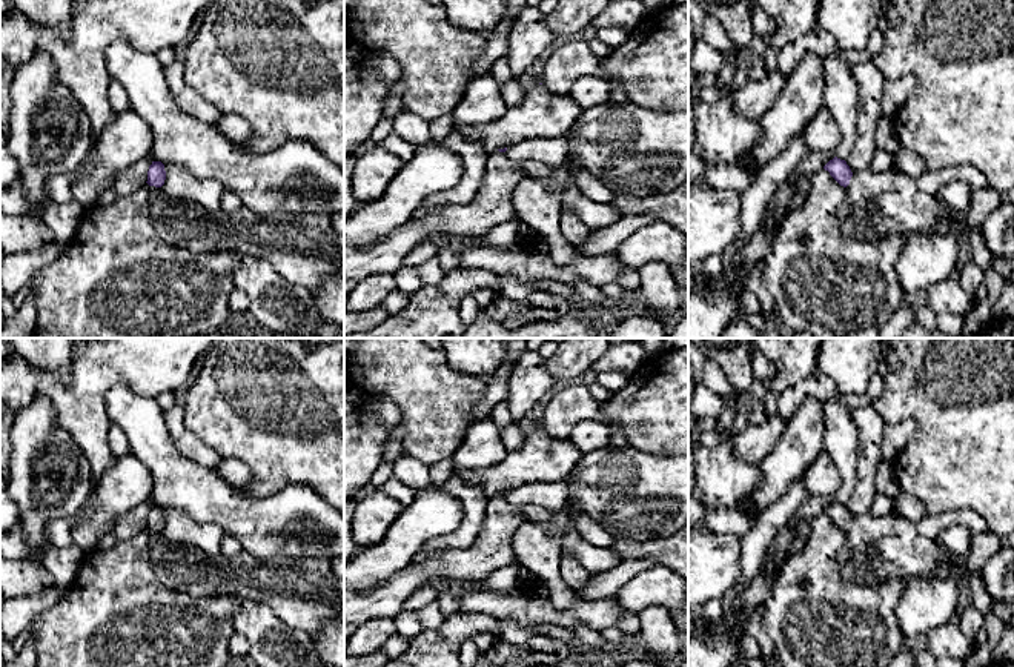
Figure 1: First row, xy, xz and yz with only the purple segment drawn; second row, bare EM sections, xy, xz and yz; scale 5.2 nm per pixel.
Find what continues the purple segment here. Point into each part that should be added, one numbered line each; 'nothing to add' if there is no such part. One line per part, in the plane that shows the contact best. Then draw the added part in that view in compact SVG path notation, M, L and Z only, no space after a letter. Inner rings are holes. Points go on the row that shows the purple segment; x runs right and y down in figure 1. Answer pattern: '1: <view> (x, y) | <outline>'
1: yz (876, 203) | M893 169L853 172L837 217L843 235L854 240L894 232L926 234L940 220L956 223L939 195L922 192L916 180Z

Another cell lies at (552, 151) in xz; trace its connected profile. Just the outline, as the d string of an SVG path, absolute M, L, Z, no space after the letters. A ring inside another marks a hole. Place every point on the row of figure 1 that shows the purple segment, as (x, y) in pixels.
M567 137L529 138L507 148L507 157L516 163L541 161L555 168L567 161Z

